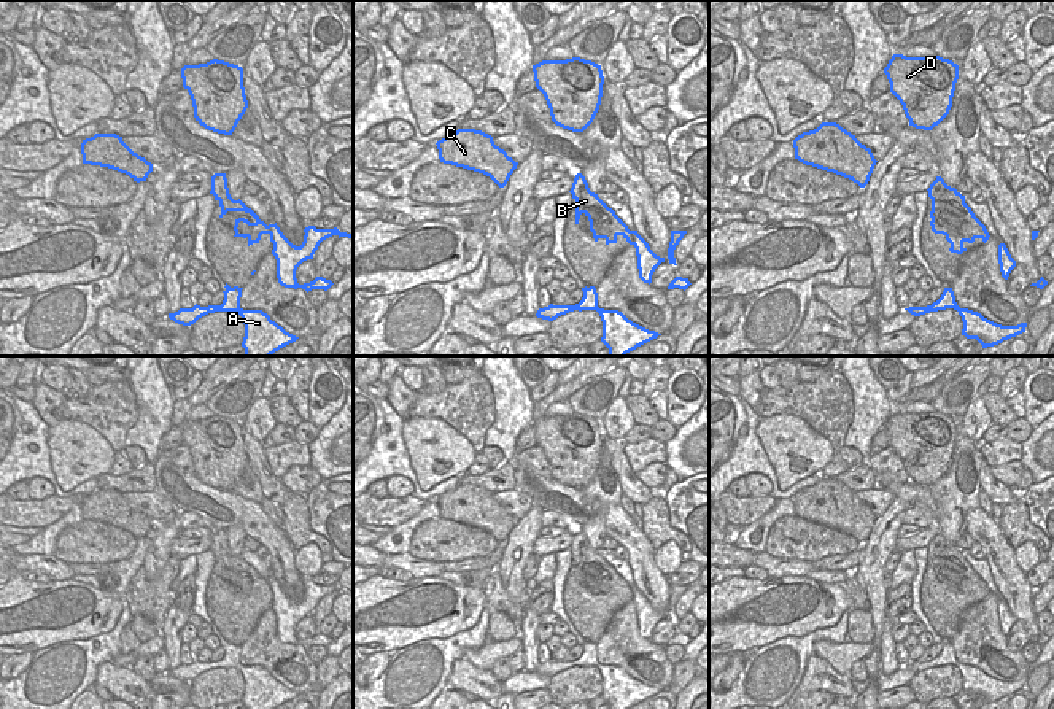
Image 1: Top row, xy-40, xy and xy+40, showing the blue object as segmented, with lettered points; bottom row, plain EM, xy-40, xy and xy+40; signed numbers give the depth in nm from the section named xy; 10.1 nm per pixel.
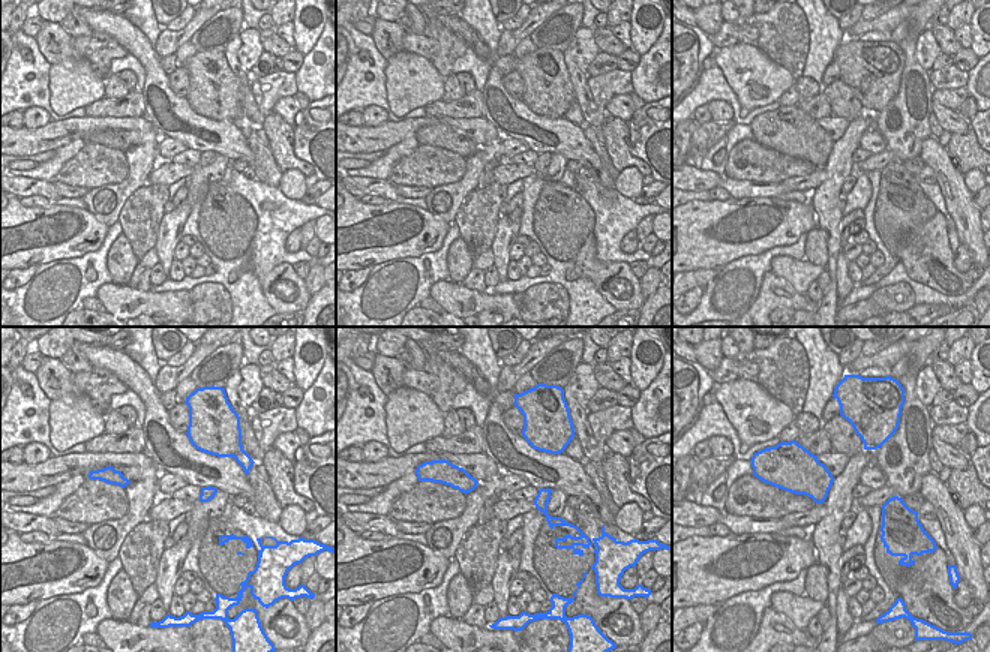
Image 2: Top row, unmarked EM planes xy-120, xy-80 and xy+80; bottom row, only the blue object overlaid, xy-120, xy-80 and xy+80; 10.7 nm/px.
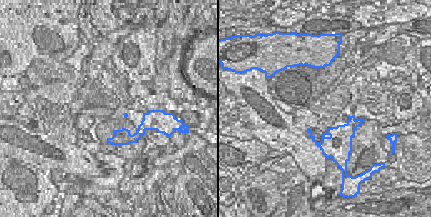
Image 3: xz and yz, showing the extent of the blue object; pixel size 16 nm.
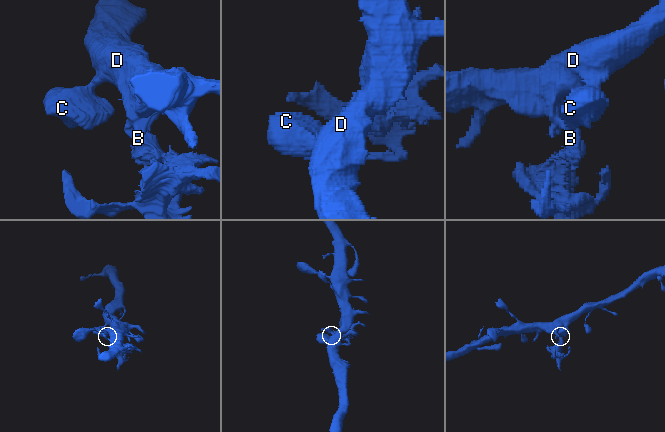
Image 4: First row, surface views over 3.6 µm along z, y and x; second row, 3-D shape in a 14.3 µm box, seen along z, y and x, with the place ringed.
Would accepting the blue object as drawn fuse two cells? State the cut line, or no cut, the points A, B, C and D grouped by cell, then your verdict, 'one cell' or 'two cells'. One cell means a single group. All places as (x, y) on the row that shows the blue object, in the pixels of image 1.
xy-40 (267, 226), (274, 242) | A / B C D | two cells

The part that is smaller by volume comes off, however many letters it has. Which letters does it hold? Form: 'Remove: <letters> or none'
Remove: A

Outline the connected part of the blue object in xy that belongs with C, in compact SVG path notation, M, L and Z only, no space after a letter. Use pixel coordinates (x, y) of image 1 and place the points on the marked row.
M458 129L455 134L439 140L439 159L467 170L490 176L504 188L518 162L494 145L493 137L475 129Z

